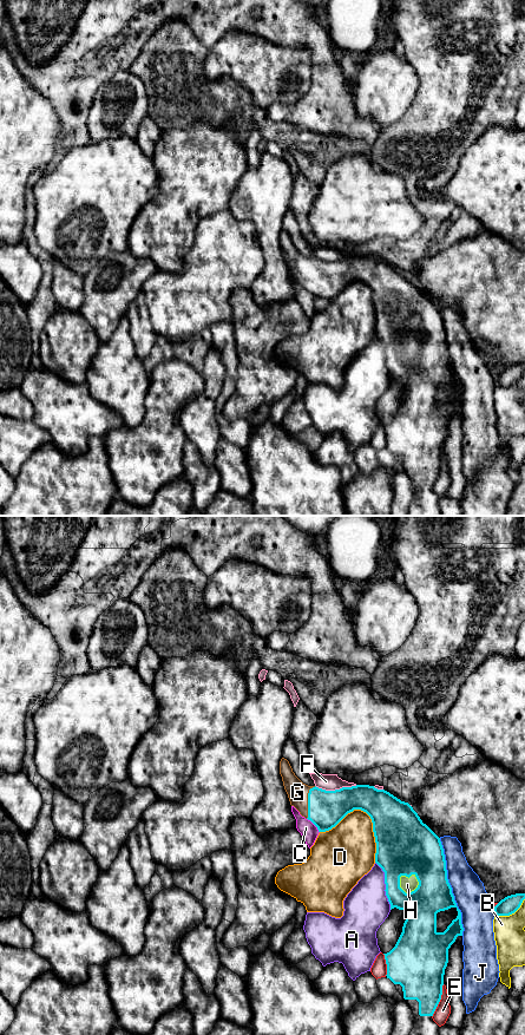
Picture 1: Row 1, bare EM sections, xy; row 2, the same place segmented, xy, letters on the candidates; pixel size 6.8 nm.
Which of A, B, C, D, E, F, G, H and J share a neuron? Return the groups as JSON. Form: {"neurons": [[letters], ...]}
{"neurons": [["A"], ["B"], ["C"], ["D"], ["E"], ["F"], ["G", "H"], ["J"]]}

